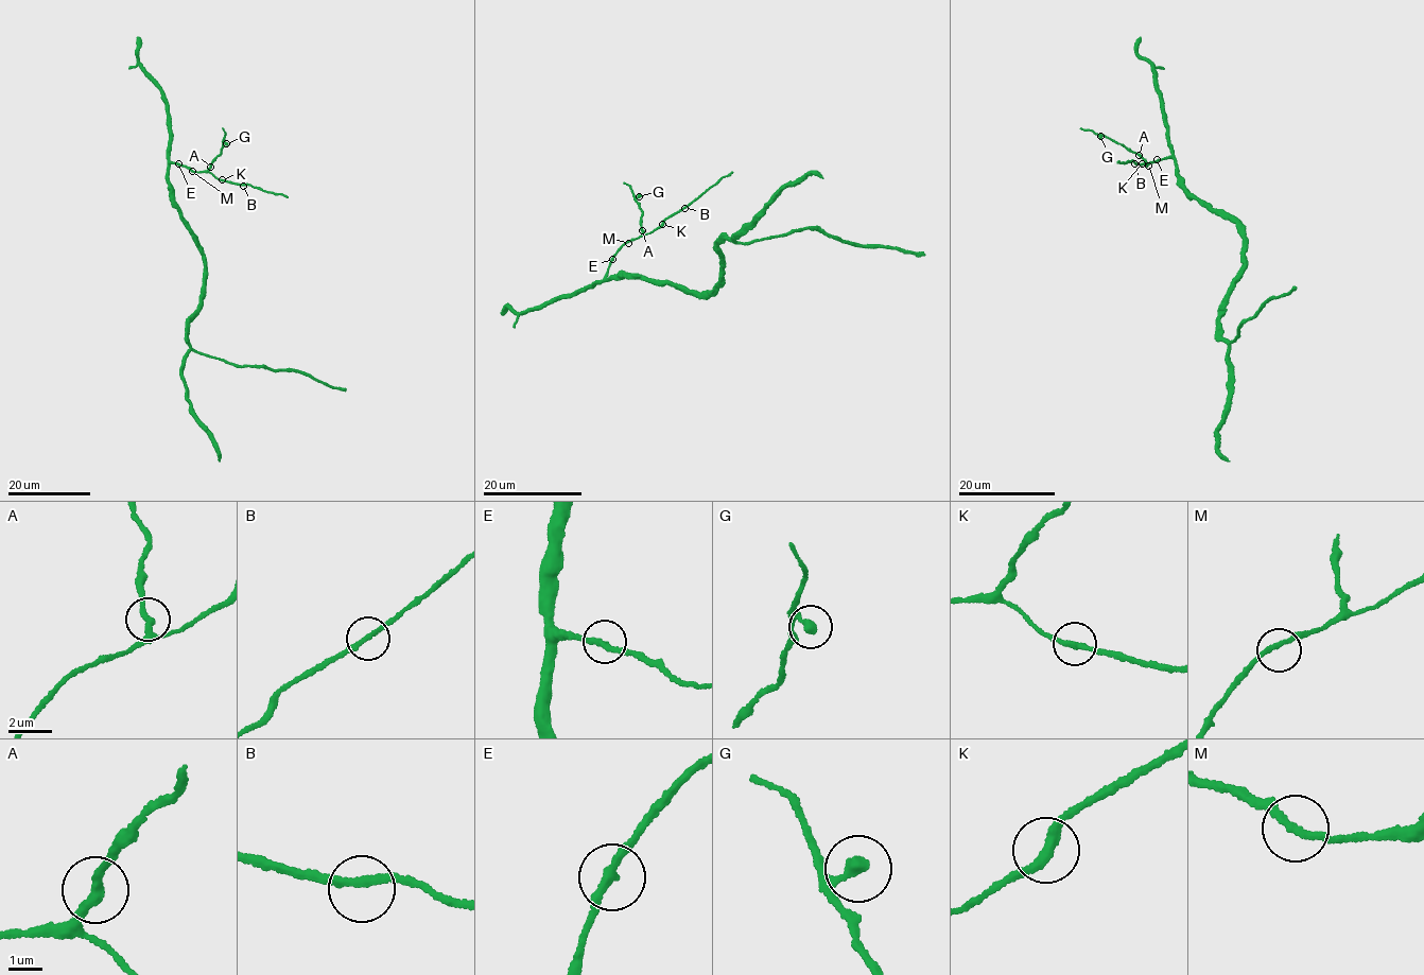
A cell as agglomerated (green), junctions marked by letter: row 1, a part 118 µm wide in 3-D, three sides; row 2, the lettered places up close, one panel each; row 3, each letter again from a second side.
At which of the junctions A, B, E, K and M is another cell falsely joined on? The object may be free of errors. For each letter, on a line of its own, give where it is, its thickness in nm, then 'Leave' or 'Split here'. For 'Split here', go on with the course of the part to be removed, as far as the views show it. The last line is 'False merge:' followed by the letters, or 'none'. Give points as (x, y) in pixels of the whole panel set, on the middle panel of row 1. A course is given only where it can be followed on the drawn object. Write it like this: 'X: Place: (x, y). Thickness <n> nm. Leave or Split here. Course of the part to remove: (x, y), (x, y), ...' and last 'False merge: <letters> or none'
A: Place: (642, 230). Thickness 240 nm. Leave
B: Place: (684, 208). Thickness 220 nm. Leave
E: Place: (612, 259). Thickness 240 nm. Leave
K: Place: (662, 224). Thickness 260 nm. Leave
M: Place: (628, 243). Thickness 220 nm. Leave
False merge: none

